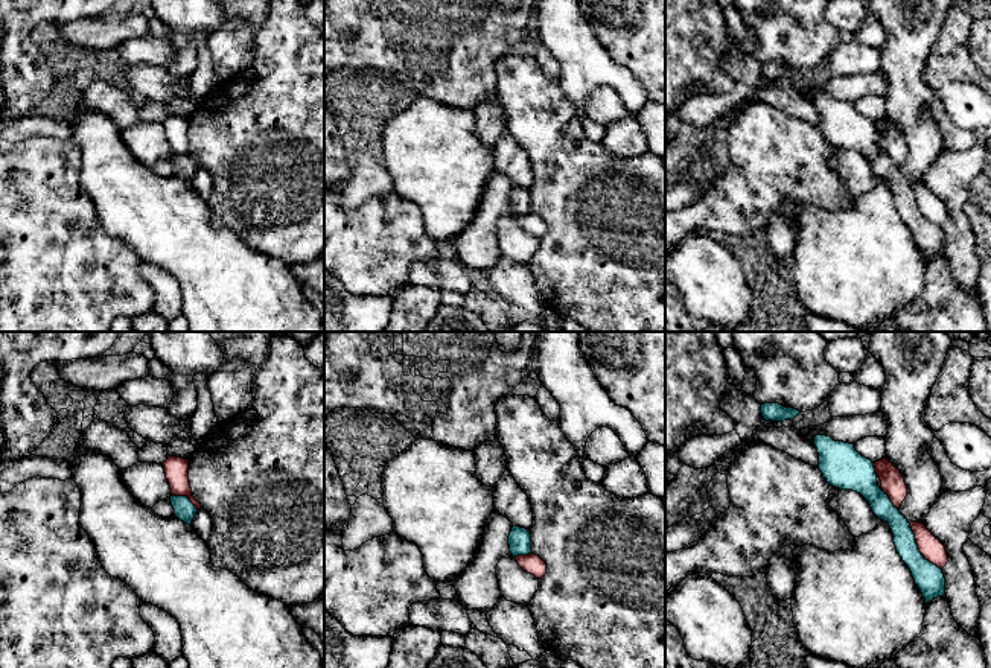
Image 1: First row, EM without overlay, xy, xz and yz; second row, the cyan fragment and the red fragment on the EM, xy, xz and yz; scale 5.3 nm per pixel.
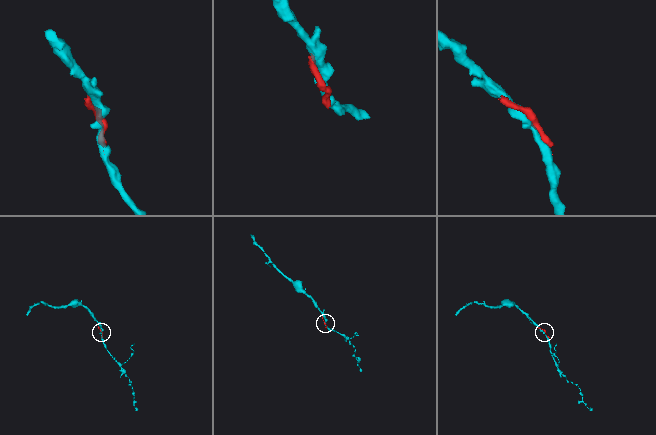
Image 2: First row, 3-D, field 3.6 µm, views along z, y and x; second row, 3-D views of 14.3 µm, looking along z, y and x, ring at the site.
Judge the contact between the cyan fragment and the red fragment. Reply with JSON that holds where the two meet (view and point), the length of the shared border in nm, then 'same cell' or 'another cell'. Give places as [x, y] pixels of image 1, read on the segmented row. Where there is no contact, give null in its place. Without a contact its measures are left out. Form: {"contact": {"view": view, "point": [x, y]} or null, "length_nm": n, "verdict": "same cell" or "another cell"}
{"contact": {"view": "yz", "point": [918, 550]}, "length_nm": 300, "verdict": "another cell"}

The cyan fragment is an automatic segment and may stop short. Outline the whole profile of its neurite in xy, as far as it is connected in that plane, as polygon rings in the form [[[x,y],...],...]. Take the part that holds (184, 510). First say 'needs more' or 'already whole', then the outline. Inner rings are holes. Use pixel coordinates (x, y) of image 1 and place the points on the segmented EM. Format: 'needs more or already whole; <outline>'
already whole; [[[170,496],[170,504],[175,510],[175,517],[183,520],[187,525],[192,525],[192,520],[196,514],[196,507],[190,502],[187,496]]]

